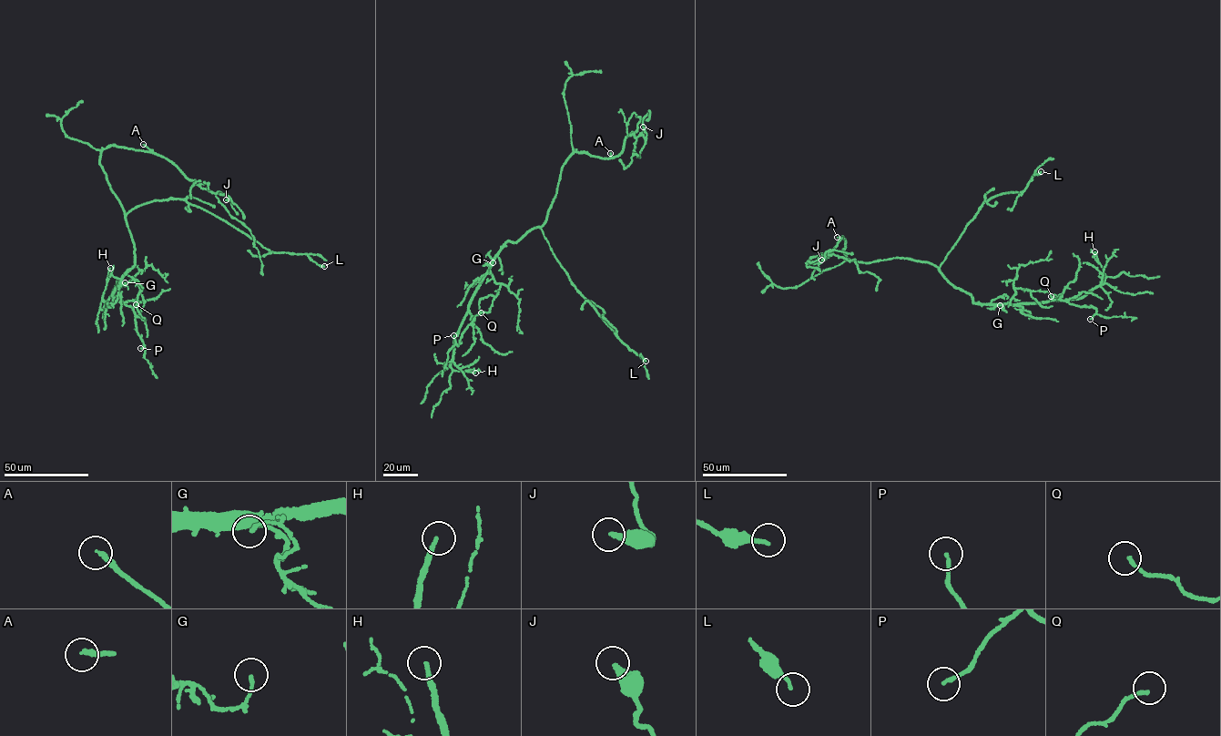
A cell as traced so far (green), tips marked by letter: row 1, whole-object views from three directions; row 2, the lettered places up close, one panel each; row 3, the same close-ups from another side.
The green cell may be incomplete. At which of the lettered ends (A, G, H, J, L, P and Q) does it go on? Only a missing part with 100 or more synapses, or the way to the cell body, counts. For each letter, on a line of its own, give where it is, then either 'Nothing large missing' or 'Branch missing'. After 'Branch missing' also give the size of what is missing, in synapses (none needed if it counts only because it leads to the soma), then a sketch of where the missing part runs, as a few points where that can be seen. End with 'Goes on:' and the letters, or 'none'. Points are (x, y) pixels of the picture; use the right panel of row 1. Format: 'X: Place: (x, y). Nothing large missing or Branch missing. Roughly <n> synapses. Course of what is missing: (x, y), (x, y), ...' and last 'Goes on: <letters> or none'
A: Place: (837, 237). Nothing large missing
G: Place: (1000, 305). Nothing large missing
H: Place: (1094, 251). Branch missing. Course of what is missing: (1094, 251), (1084, 225), (1061, 206), (1039, 201), (1027, 191), (1014, 191), (994, 179)
J: Place: (821, 260). Nothing large missing
L: Place: (1041, 171). Nothing large missing
P: Place: (1090, 319). Nothing large missing
Q: Place: (1051, 296). Nothing large missing
Goes on: H

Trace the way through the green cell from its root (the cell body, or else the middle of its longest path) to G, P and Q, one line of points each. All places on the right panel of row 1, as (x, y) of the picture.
G: (906, 259), (934, 264), (947, 281), (971, 295), (975, 303), (1000, 305)
P: (906, 259), (934, 264), (975, 303), (1015, 305), (1061, 296), (1070, 303), (1096, 309), (1090, 319)
Q: (906, 259), (934, 264), (947, 281), (971, 295), (975, 303), (1015, 305), (1062, 296), (1057, 300), (1051, 296)

